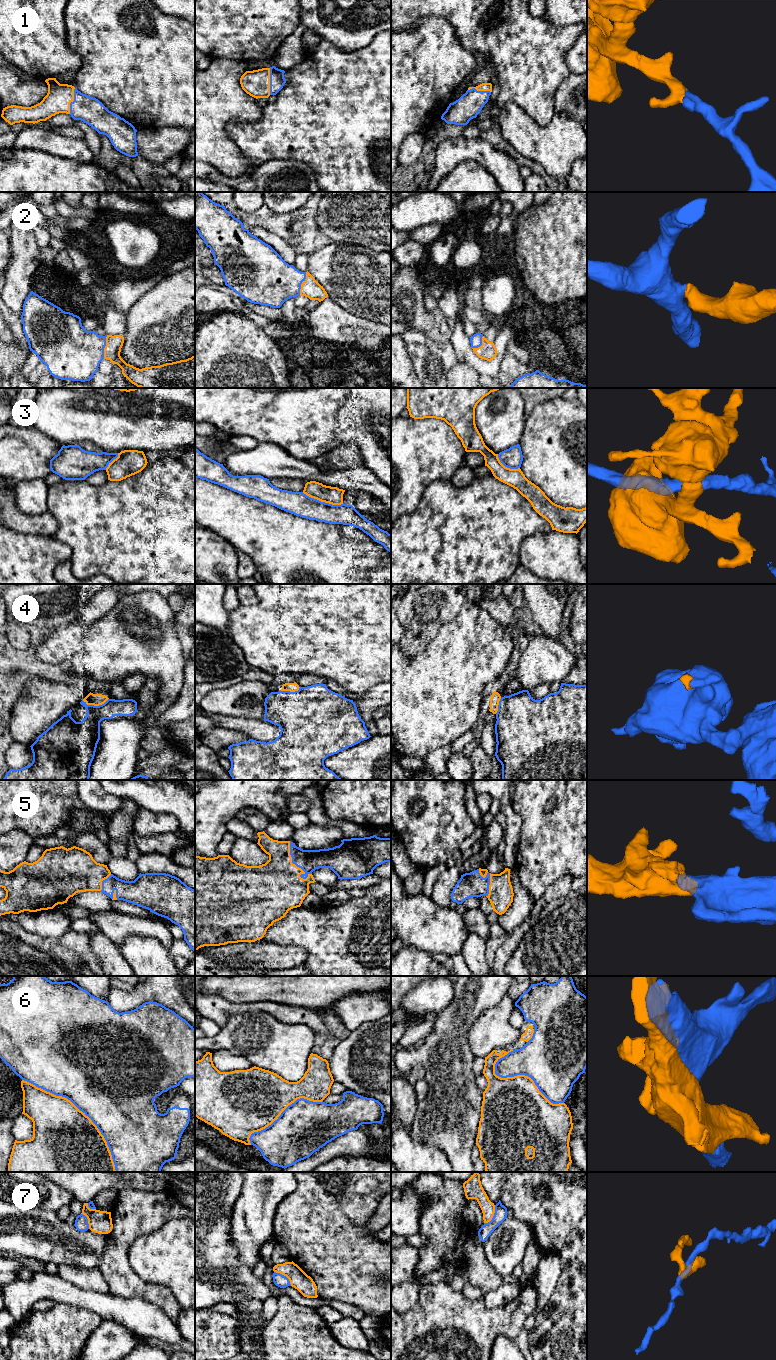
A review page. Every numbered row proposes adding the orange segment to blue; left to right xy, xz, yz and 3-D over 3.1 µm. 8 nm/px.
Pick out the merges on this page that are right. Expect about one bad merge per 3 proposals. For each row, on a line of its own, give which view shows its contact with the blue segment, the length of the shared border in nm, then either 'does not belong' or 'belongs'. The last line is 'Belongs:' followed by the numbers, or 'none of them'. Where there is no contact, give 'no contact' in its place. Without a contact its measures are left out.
1: meets blue in xy; contact 220 nm long; belongs
2: meets blue in xz; contact 200 nm long; belongs
3: meets blue in xz; contact 340 nm long; does not belong
4: meets blue in xy; contact 220 nm long; does not belong
5: meets blue in xz; contact 340 nm long; belongs
6: meets blue in xy; contact 1050 nm long; does not belong
7: meets blue in yz; contact 180 nm long; does not belong
Belongs: 1, 2, 5

